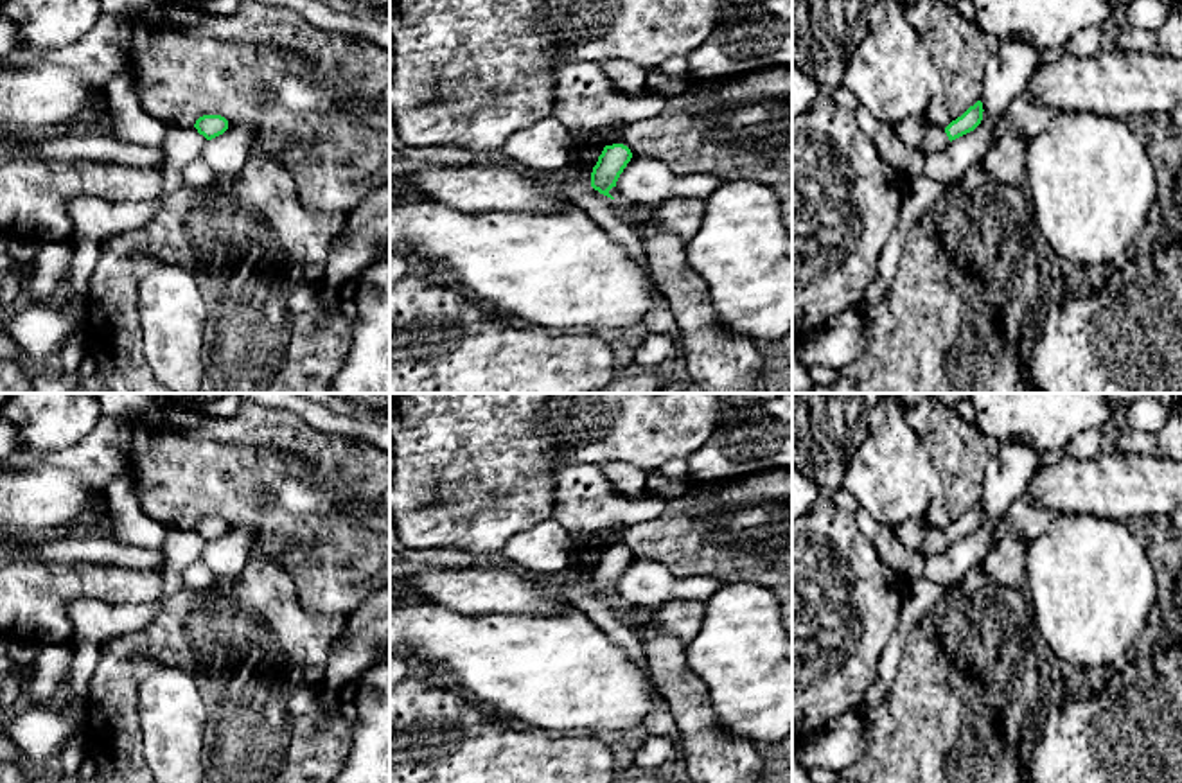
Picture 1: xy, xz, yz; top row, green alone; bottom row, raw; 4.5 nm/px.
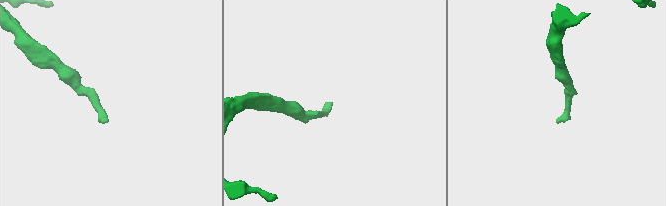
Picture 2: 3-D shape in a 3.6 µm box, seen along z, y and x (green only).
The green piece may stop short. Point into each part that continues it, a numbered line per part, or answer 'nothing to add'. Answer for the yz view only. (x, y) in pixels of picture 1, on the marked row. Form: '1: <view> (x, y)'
1: yz (936, 139)

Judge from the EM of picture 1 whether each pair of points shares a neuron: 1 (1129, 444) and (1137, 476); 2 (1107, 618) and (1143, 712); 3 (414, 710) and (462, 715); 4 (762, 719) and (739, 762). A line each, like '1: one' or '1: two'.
1: two
2: two
3: one
4: two

